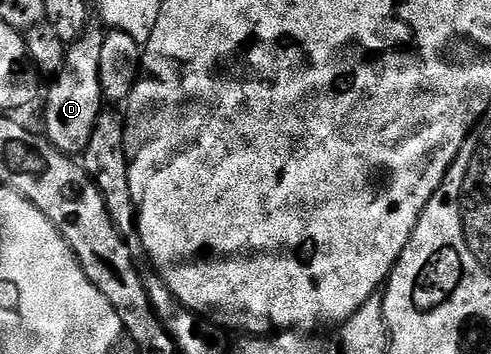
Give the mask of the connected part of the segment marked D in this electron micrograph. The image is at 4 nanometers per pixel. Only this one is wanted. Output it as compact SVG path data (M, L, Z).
M92 22L74 42L67 45L65 62L61 70L50 81L51 89L46 89L47 129L45 135L58 152L81 154L89 146L89 134L97 126L99 113L104 111L105 101L101 90L101 42L104 29Z

